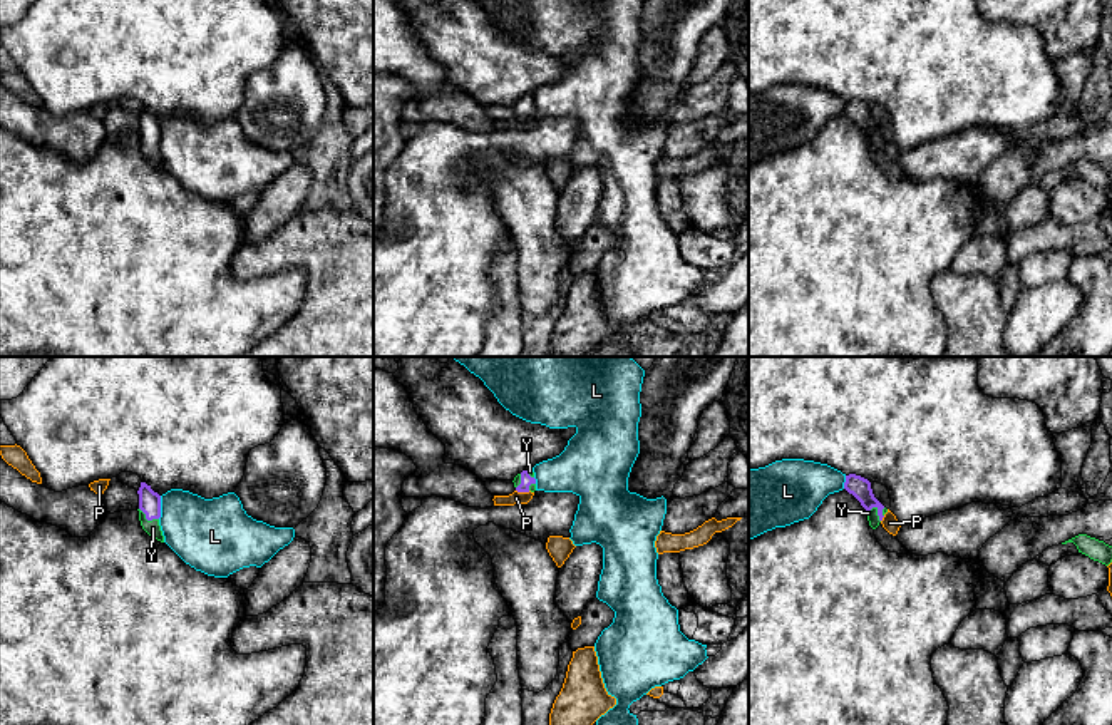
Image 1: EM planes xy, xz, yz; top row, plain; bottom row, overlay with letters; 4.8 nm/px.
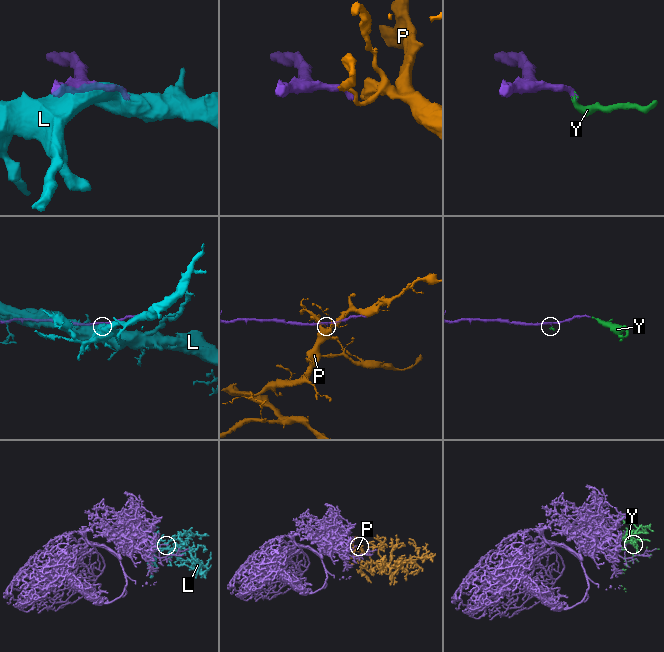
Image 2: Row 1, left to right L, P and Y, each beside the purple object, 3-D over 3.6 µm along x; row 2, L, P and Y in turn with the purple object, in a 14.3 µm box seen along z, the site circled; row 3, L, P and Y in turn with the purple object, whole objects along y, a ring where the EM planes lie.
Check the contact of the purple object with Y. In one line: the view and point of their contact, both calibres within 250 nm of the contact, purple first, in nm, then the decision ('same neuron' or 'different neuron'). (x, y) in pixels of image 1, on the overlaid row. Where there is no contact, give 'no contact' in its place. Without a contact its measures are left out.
contact yz (878, 511); calibres 100 and 60 nm; same neuron

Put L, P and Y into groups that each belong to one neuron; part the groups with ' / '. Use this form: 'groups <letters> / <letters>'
groups L / P / Y

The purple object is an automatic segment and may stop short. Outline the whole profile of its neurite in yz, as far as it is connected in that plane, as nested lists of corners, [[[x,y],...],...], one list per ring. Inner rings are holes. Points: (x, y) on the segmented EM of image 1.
[[[846,476],[844,489],[866,509],[869,526],[876,529],[888,509],[874,497],[871,482],[861,476]]]

